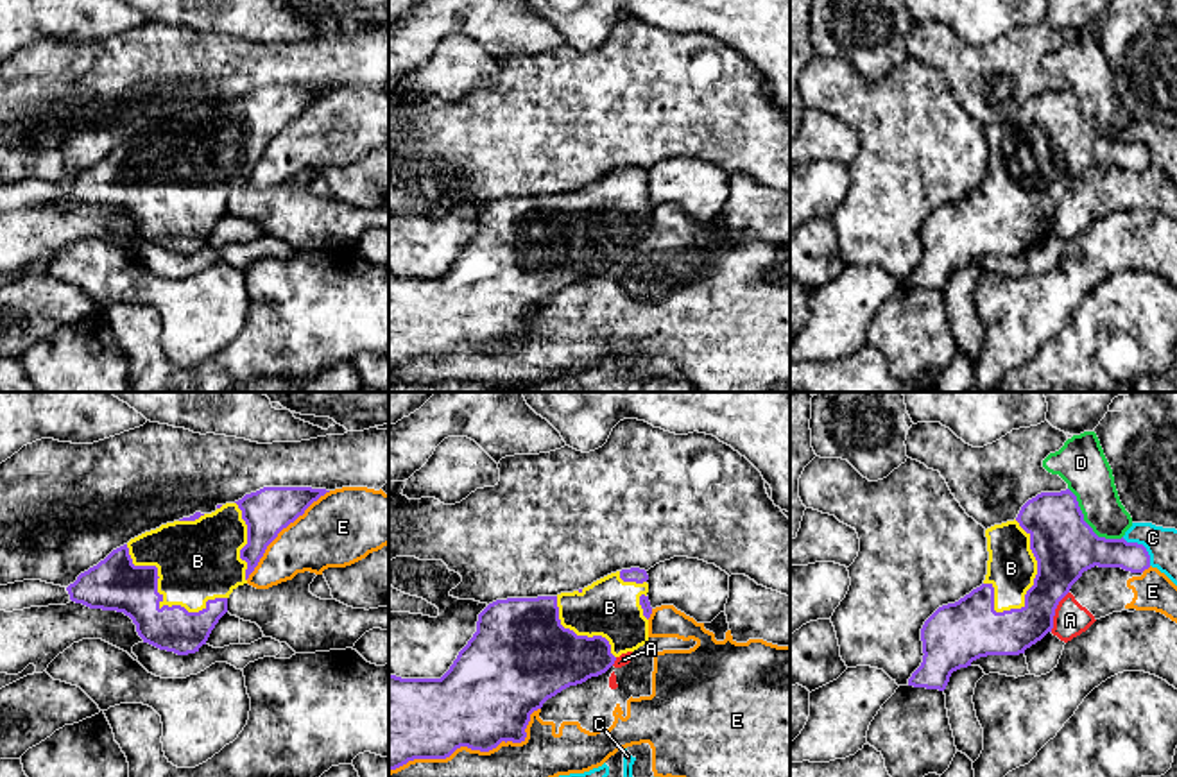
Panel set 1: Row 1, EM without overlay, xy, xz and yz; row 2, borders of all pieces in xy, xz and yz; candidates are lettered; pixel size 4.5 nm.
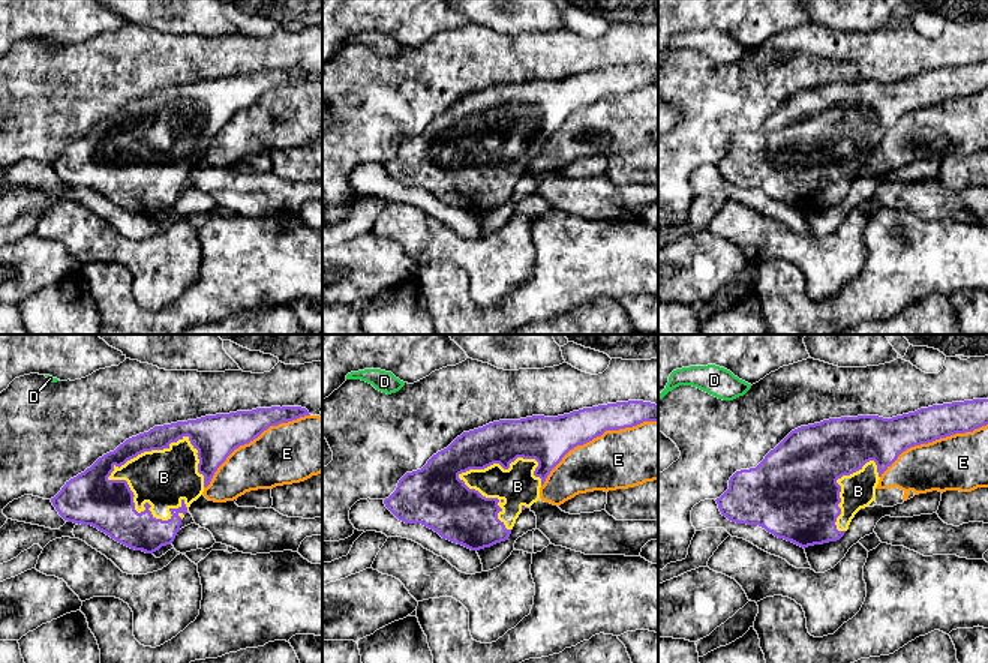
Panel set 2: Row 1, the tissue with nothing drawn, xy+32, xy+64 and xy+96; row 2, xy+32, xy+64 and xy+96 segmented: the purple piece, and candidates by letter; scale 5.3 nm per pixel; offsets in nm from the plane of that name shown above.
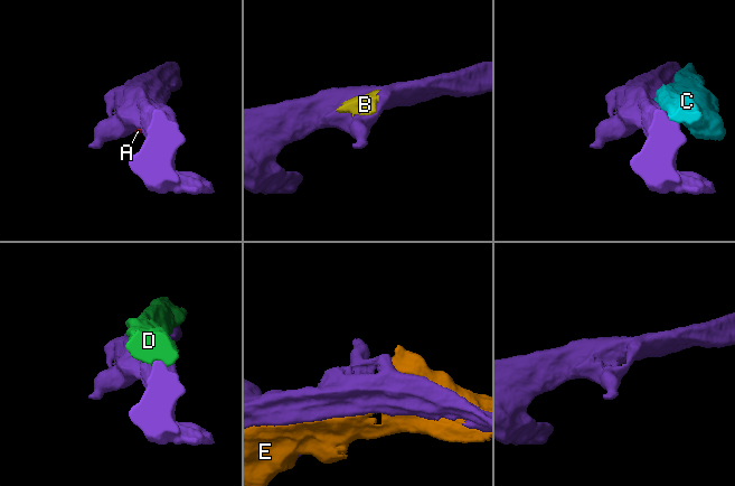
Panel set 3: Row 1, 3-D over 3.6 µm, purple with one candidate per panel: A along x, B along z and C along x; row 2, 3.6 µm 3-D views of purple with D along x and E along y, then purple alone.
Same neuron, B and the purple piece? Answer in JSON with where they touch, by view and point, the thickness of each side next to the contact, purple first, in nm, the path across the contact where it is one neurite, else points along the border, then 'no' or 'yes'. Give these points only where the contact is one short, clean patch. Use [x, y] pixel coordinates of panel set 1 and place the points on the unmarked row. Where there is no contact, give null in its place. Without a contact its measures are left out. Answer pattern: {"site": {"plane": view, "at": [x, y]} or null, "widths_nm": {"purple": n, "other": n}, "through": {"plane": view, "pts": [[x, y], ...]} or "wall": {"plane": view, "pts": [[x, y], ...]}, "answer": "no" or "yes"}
{"site": {"plane": "xy", "at": [162, 197]}, "widths_nm": {"purple": 240, "other": 360}, "answer": "yes"}

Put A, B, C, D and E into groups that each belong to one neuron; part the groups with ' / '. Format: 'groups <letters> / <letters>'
groups A E / B / C / D

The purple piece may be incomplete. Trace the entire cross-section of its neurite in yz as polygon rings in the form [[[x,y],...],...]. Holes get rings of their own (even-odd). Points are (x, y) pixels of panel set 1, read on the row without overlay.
[[[1066,88],[1028,98],[1014,120],[985,129],[987,174],[980,186],[955,202],[939,206],[923,224],[923,261],[908,285],[944,290],[953,270],[987,254],[1019,254],[1053,227],[1059,201],[1084,170],[1121,166],[1143,172],[1150,154],[1143,143],[1098,136],[1084,120],[1077,95]]]

